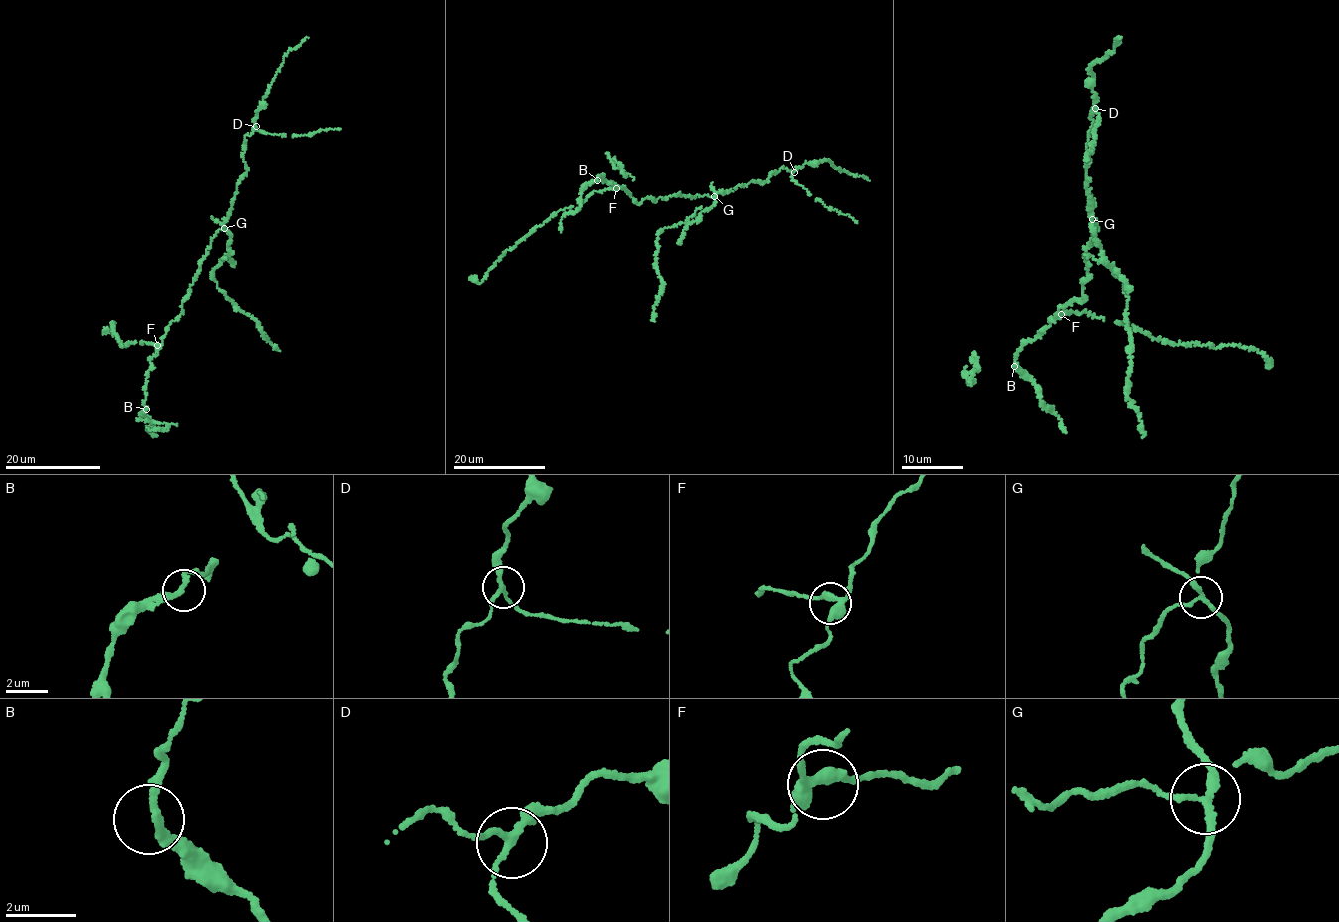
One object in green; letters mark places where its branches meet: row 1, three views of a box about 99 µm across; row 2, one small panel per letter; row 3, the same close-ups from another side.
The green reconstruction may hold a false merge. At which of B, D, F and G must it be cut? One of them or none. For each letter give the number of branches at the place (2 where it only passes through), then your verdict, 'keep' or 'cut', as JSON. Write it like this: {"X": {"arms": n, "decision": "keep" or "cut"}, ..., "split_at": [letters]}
{"B": {"arms": 2, "decision": "keep"}, "D": {"arms": 3, "decision": "keep"}, "F": {"arms": 3, "decision": "keep"}, "G": {"arms": 3, "decision": "cut"}, "split_at": ["G"]}

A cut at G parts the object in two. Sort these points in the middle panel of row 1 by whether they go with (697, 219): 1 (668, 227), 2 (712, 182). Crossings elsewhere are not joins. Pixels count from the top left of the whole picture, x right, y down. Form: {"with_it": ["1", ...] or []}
{"with_it": ["1", "2"]}

